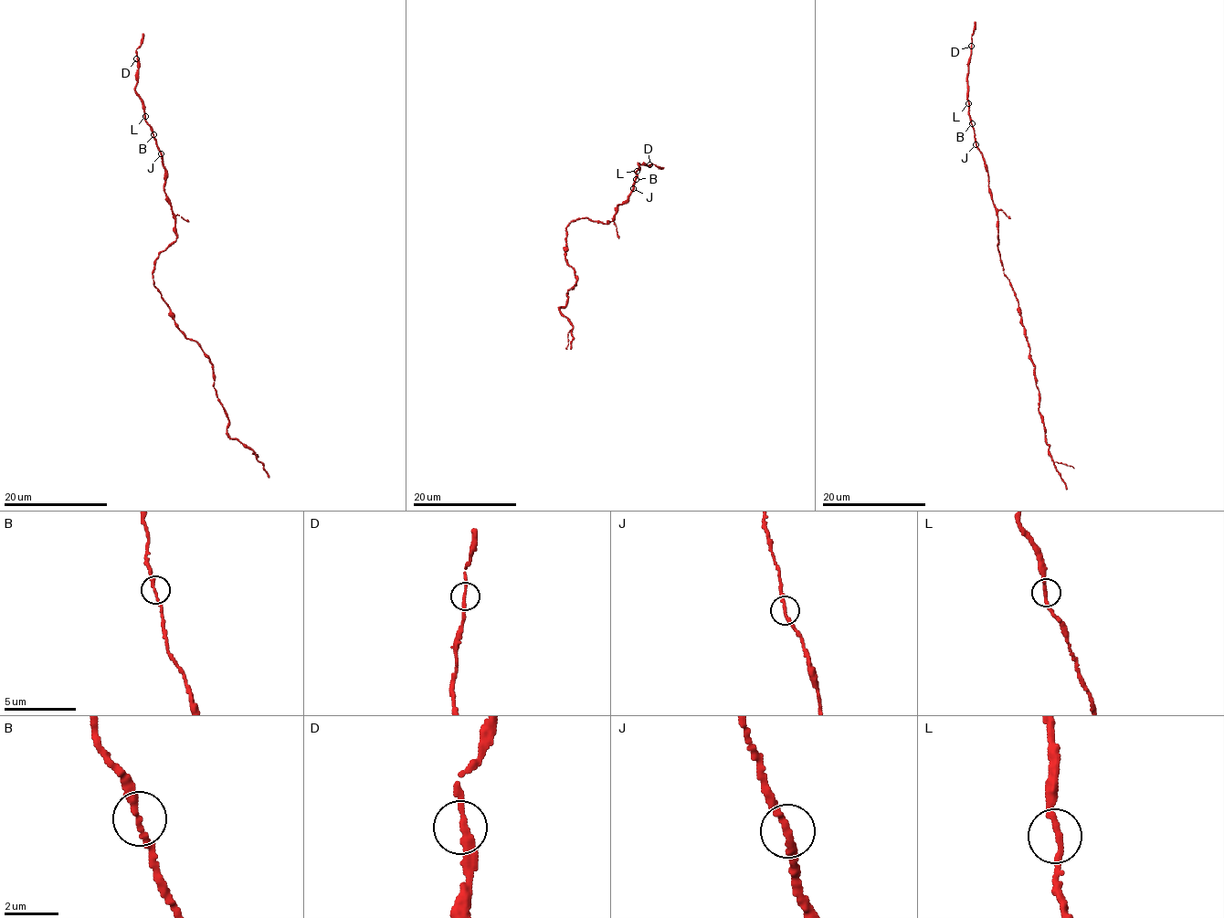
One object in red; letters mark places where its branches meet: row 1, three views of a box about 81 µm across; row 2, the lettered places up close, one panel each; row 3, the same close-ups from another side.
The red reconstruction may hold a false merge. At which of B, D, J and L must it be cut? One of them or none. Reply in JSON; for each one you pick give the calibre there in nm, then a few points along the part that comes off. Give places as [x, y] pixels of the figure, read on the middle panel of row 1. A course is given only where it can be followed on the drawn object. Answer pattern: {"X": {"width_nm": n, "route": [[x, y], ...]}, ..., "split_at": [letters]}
{"split_at": []}

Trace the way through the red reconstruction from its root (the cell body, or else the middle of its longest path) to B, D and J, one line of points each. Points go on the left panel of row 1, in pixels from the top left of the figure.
B: (152, 273), (154, 259), (176, 238), (175, 216), (164, 192), (164, 169), (153, 134)
D: (152, 273), (154, 259), (176, 238), (176, 228), (164, 192), (161, 151), (135, 89), (136, 58)
J: (152, 273), (154, 259), (176, 238), (175, 216), (164, 192), (164, 174), (161, 153)

